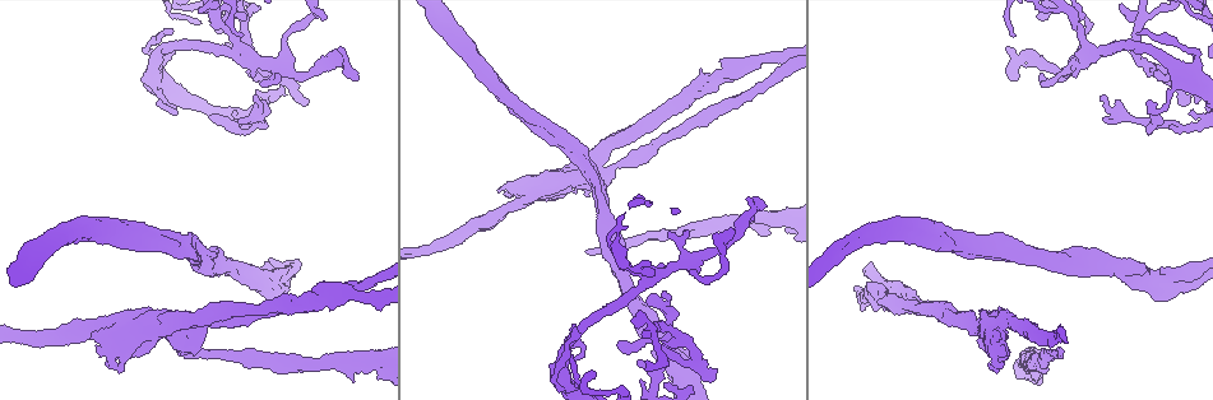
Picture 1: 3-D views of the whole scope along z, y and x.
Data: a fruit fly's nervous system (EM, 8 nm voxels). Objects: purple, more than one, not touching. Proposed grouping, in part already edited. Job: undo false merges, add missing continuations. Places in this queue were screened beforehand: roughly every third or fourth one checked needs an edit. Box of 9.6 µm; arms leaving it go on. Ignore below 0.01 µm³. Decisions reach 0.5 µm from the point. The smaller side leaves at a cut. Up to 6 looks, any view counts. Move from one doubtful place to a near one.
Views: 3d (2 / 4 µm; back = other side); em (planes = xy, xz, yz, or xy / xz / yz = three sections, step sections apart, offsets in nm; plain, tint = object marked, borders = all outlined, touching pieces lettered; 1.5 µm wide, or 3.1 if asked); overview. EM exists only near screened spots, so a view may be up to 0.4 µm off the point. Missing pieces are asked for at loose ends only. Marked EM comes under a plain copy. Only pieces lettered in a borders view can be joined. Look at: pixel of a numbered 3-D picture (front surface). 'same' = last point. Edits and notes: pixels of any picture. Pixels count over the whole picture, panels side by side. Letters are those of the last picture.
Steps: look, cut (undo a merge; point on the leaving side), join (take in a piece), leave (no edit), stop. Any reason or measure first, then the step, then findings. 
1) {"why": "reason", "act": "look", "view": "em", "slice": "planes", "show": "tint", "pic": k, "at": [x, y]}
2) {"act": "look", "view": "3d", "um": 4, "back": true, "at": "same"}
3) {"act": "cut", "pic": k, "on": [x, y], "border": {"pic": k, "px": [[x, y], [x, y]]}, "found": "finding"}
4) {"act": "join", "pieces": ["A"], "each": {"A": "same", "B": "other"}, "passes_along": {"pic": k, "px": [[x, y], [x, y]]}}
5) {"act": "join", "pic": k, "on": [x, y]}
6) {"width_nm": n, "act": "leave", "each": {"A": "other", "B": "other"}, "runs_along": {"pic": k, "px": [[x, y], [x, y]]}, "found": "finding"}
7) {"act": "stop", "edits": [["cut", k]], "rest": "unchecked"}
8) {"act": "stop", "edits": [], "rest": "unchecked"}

{"why": "sharp bend", "act": "look", "view": "3d", "um": 4, "pic": 1, "at": [1025, 54]}

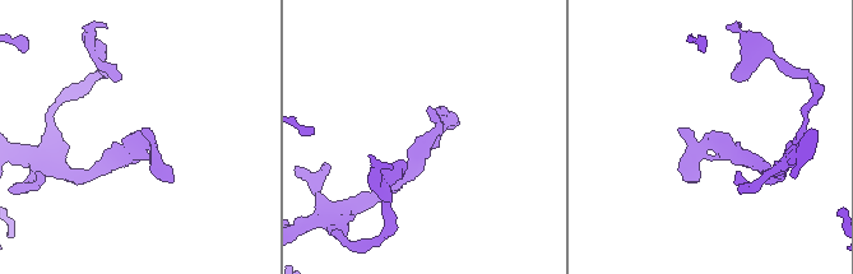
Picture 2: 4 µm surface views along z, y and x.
{"why": "now the EM", "act": "look", "view": "em", "slice": "yz", "step": 8, "show": "tint", "pic": 2, "at": [139, 141]}

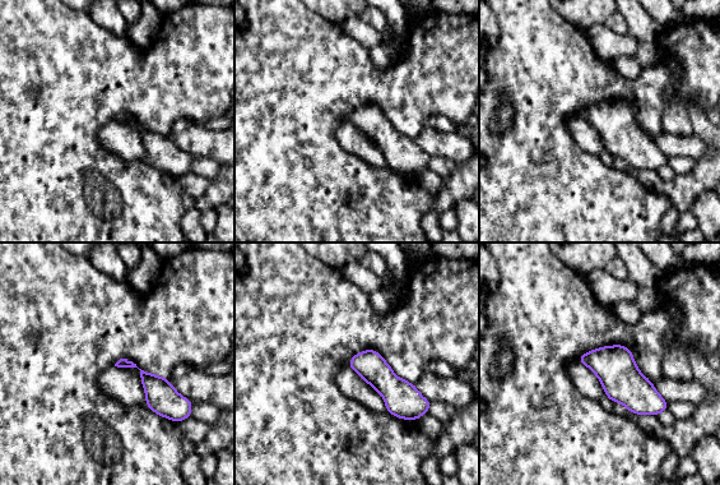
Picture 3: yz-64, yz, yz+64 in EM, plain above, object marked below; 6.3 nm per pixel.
{"act": "look", "view": "em", "slice": "planes", "show": "borders", "at": "same"}

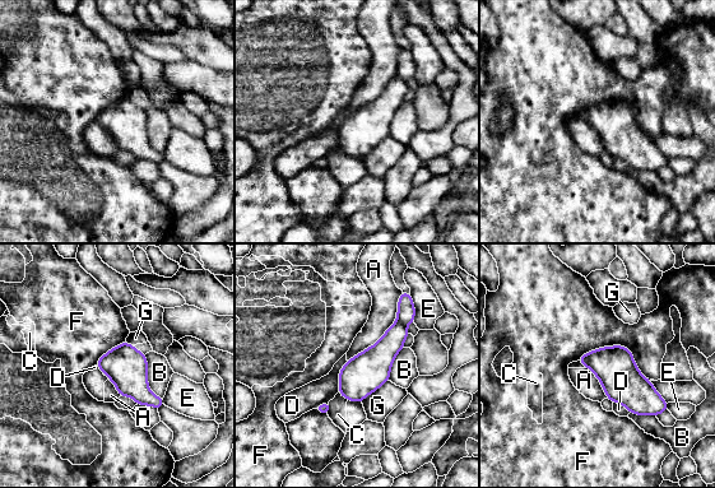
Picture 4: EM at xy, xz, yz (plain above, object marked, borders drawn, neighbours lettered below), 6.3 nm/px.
{"width_nm": 260, "longest_contact_nm": ["A", 550], "act": "leave", "each": {"A": "other", "B": "other", "C": "other", "D": "other", "E": "other", "F": "other", "G": "other"}, "found": "all the same cell"}

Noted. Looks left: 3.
{"why": "three-way junction", "act": "look", "view": "3d", "um": 4, "pic": 1, "at": [1168, 83]}

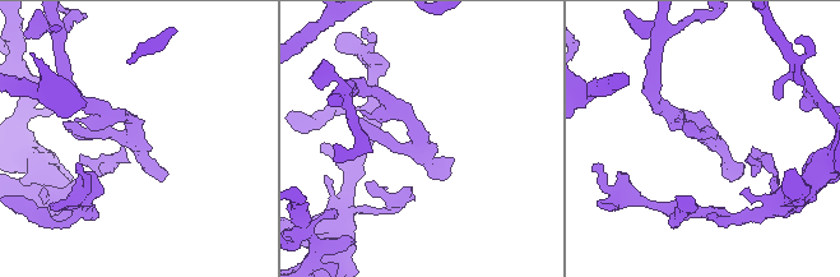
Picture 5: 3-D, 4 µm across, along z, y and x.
{"arms": 3, "arm_widths_nm": [190, 190, 220], "why": "shape alone is not enough", "act": "look", "view": "em", "slice": "yz", "step": 4, "show": "borders", "pic": 5, "at": [132, 137]}

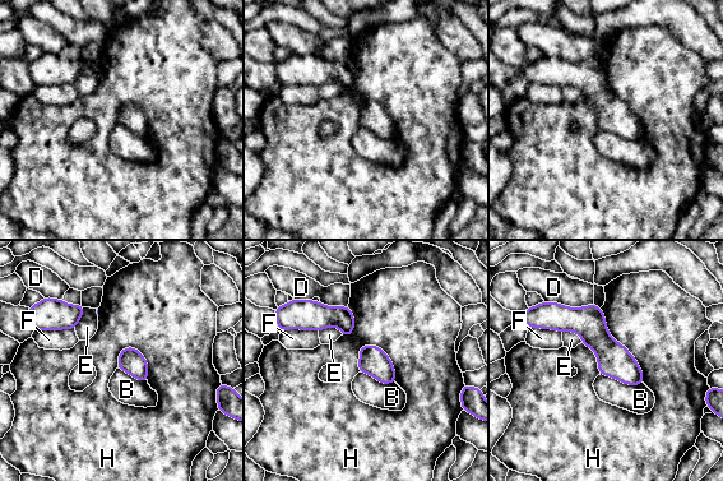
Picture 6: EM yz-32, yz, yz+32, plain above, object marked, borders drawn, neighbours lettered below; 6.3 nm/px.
{"act": "look", "view": "em", "slice": "planes", "show": "borders", "at": "same"}

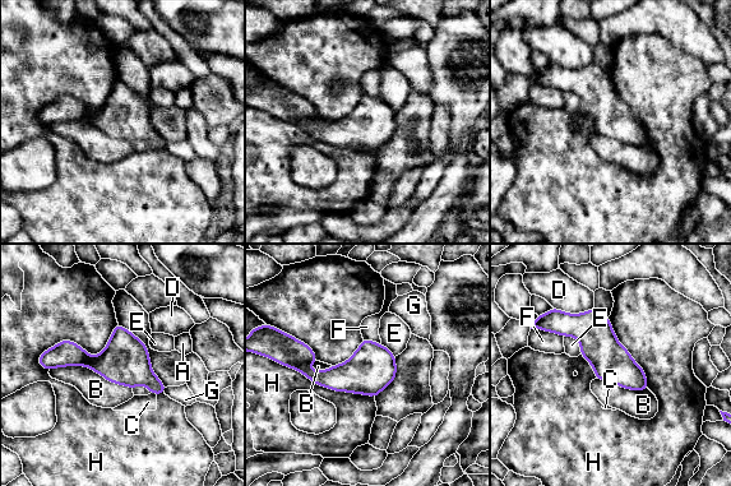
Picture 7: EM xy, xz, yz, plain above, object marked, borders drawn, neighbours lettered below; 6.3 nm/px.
{"act": "leave", "each": {"A": "other", "B": "other", "C": "other", "D": "other", "E": "other", "F": "other", "G": "other", "H": "other"}, "runs_along": {"pic": 7, "px": [[549, 325], [579, 325], [644, 385]]}, "found": "continuous, no second cell"}

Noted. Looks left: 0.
{"act": "stop", "edits": [], "rest": "unchecked"}

